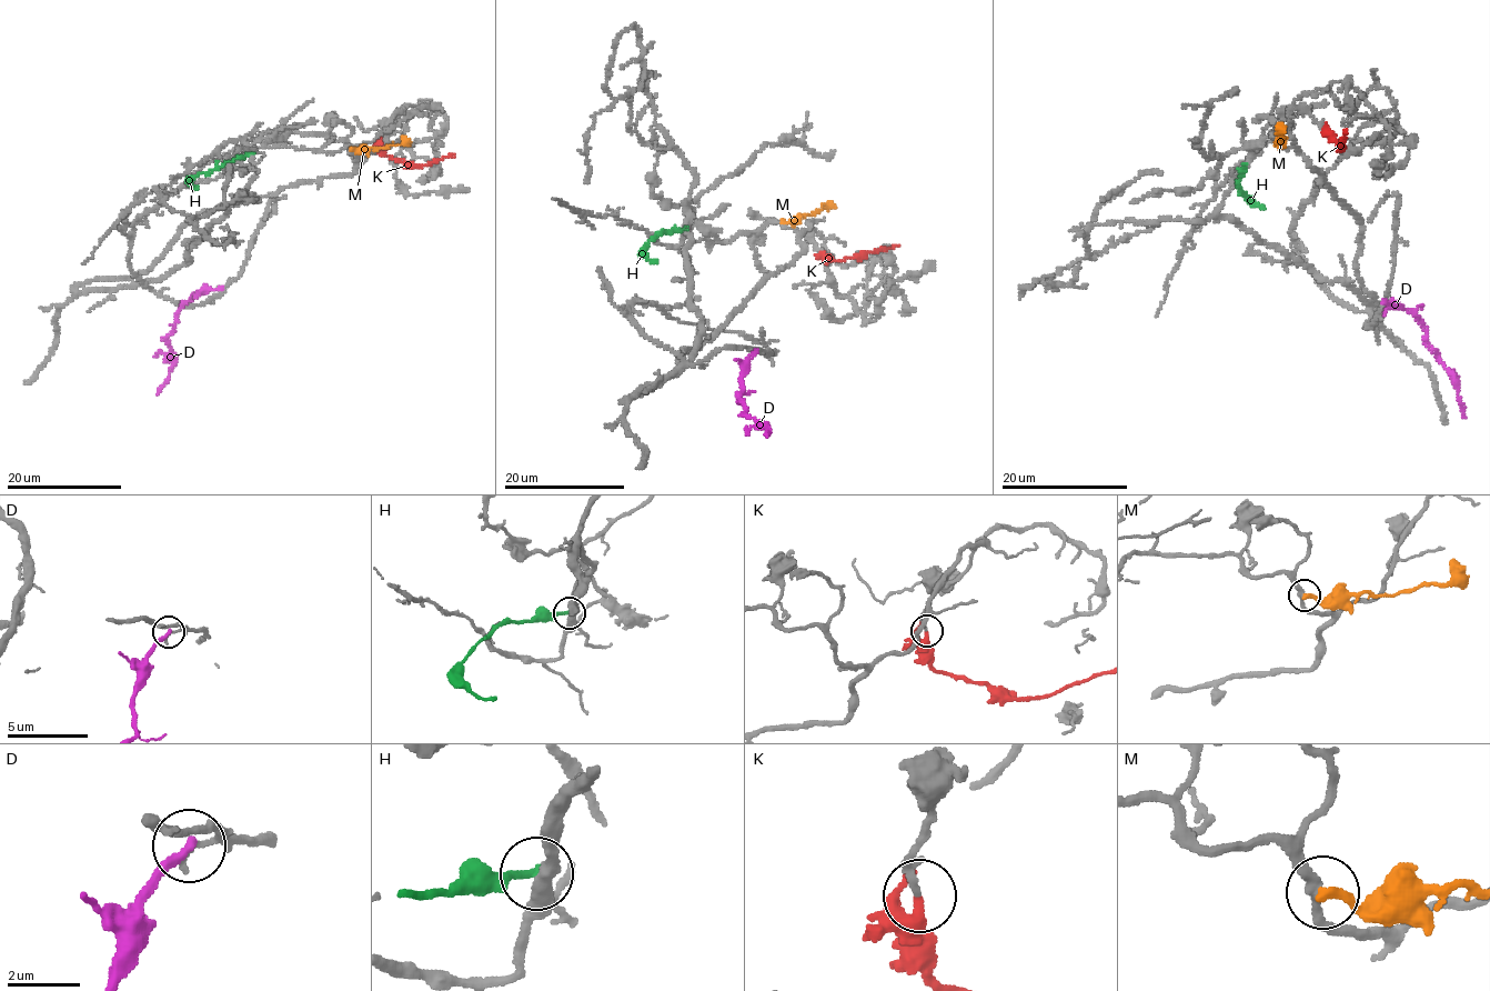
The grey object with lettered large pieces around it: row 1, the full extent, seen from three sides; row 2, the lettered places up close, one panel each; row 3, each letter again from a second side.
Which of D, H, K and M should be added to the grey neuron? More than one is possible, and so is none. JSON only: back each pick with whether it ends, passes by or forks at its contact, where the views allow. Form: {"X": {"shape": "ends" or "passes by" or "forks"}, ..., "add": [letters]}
{"K": {"shape": "ends"}, "add": ["K"]}

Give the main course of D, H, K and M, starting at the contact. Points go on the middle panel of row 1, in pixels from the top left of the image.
D: (755, 351), (747, 361), (740, 401), (743, 401), (746, 414), (766, 426), (765, 436)
H: (685, 228), (654, 236), (644, 253), (657, 261)
K: (821, 252), (835, 261), (897, 244)
M: (782, 221), (813, 214), (825, 203), (834, 207)

